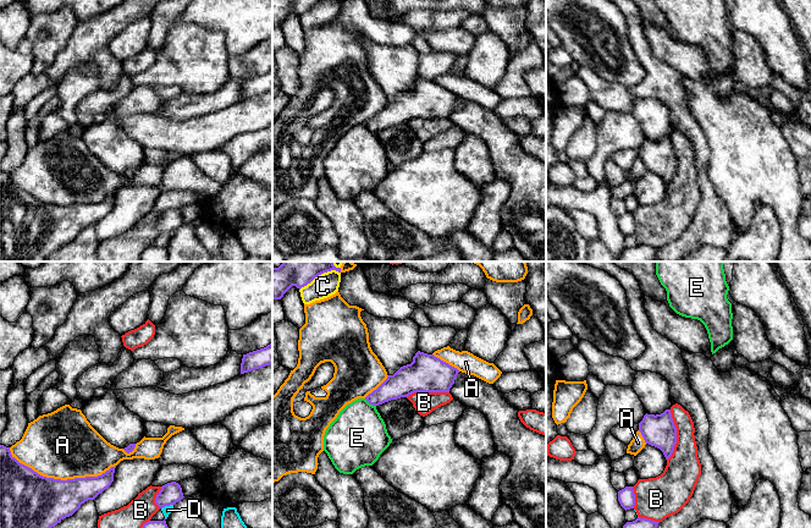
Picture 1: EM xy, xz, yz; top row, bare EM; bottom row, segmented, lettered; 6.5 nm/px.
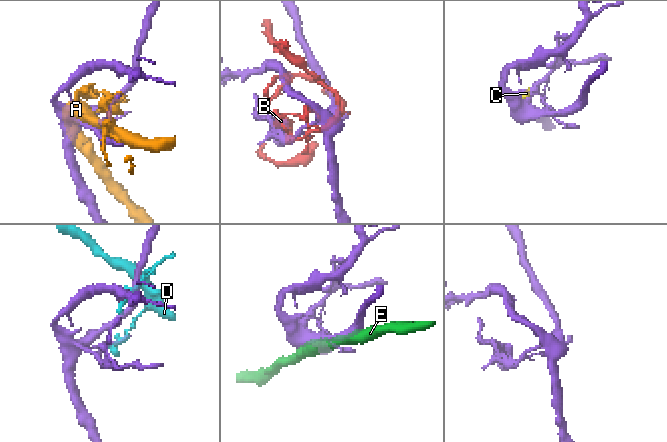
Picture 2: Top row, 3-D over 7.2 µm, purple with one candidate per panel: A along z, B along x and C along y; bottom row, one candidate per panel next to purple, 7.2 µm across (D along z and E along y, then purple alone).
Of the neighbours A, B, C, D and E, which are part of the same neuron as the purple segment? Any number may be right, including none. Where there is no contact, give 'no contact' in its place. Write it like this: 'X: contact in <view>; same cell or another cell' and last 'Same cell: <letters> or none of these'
A: contact in xy; another cell
B: contact in yz; another cell
C: contact in xz; another cell
D: contact in xy; another cell
E: contact in xz; another cell
Same cell: none of these

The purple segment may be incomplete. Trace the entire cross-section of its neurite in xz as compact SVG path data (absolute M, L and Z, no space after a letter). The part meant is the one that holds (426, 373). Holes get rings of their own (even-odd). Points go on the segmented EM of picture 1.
M418 351L410 364L401 367L365 400L379 406L414 392L449 392L459 370L434 354Z

